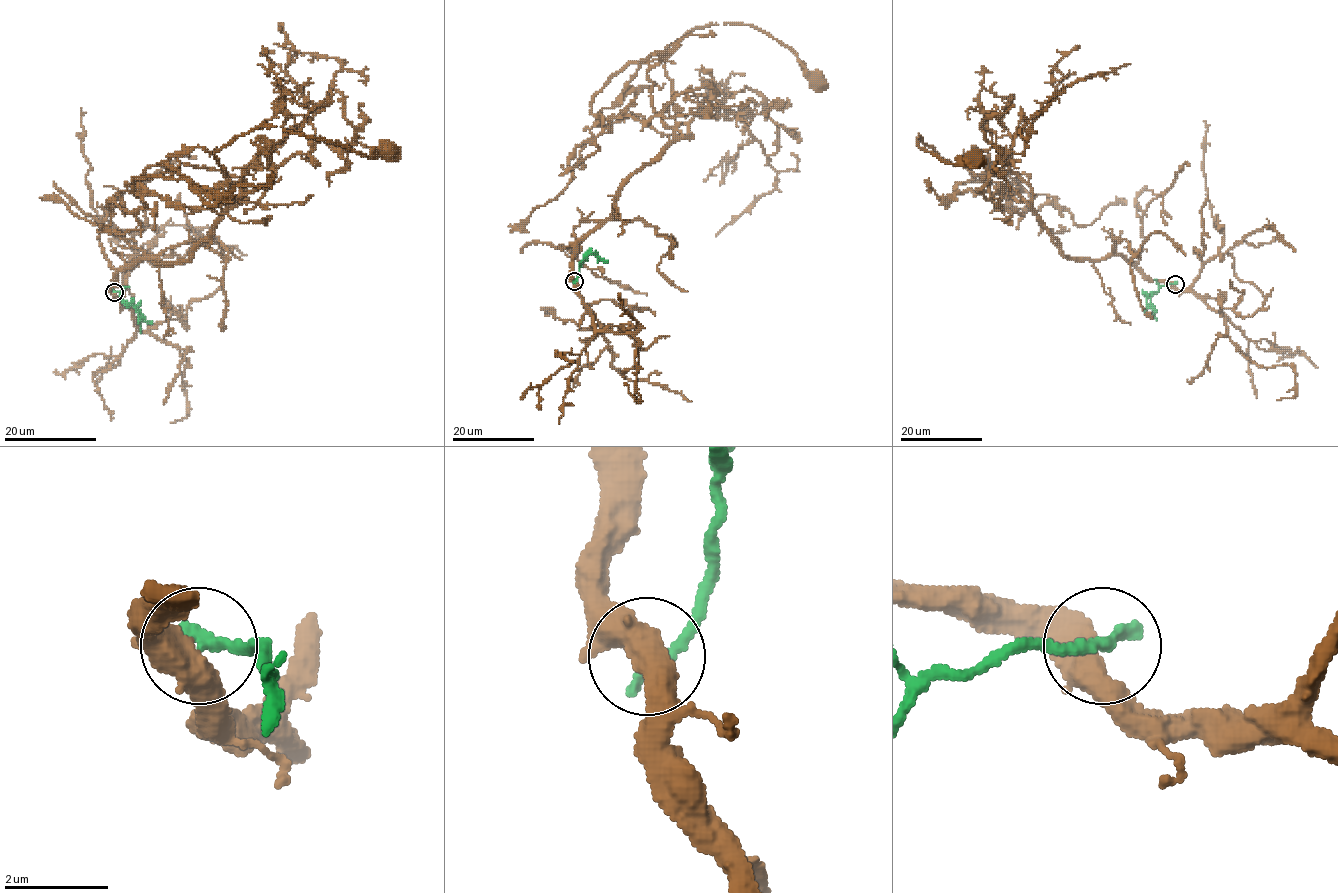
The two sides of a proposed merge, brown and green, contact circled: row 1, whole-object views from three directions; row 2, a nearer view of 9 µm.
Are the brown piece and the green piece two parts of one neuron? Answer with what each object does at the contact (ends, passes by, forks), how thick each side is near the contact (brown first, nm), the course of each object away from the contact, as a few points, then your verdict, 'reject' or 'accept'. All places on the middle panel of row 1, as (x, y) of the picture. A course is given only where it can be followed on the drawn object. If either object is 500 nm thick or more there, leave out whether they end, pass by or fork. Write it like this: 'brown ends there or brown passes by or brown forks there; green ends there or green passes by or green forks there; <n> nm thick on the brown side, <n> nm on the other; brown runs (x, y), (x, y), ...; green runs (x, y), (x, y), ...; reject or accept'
550 nm thick on the brown side, 280 nm on the other; brown runs (574, 280), (574, 247), (672, 140), (669, 45), (691, 30), (742, 23), (787, 46), (816, 80); green runs (574, 280), (578, 277), (580, 263), (589, 254), (599, 258), (597, 262); reject

